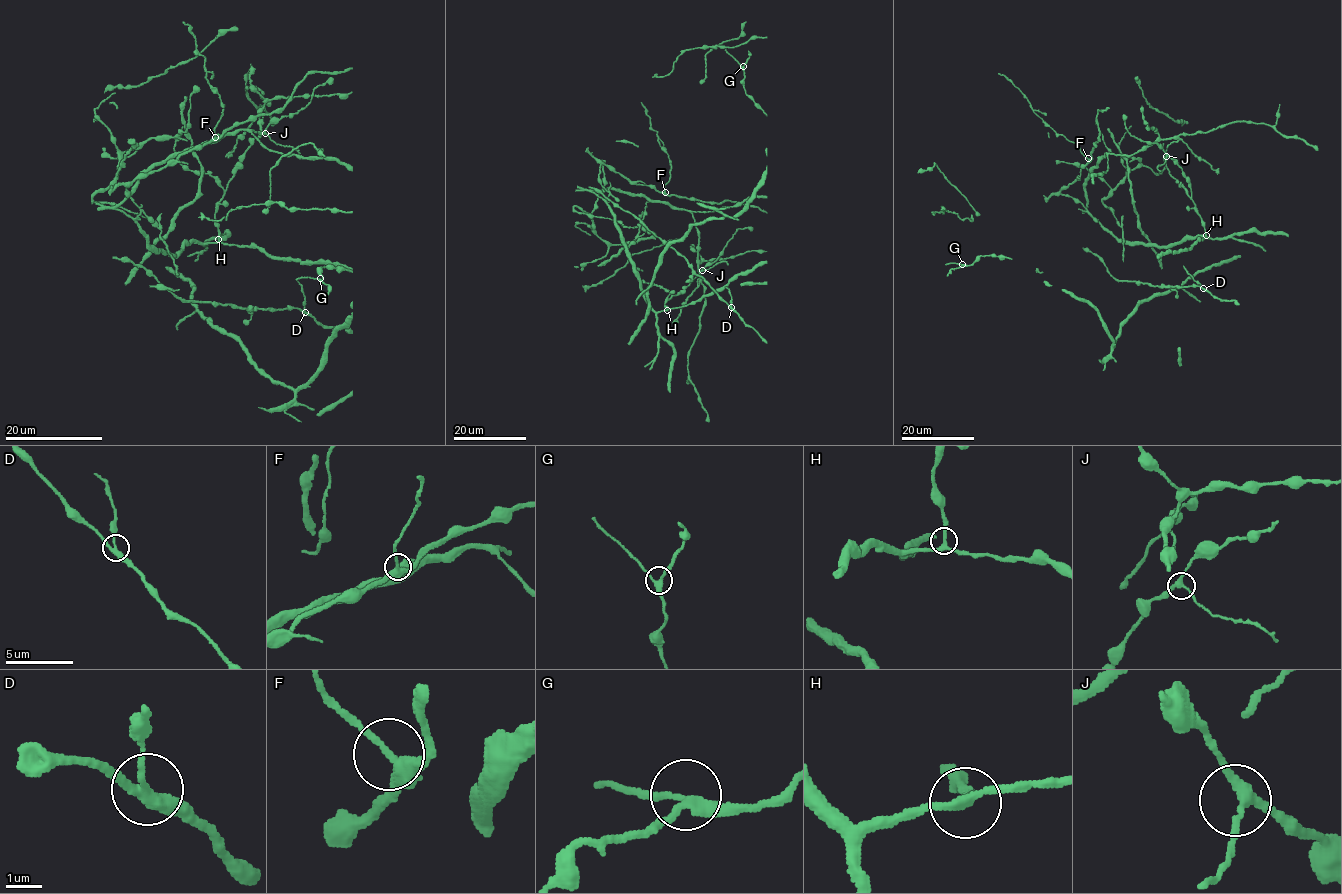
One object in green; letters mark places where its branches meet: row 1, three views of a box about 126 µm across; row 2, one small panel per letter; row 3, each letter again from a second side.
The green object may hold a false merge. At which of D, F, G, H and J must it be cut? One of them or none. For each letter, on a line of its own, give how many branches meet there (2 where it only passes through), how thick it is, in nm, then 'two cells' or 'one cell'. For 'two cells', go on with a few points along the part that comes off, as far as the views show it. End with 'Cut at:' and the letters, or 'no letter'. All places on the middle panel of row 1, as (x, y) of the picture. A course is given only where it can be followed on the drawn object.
D: branches 3; calibre 280 nm; two cells; course (732, 307), (731, 294), (725, 287)
F: branches 3; calibre 320 nm; one cell
G: branches 3; calibre 280 nm; one cell
H: branches 3; calibre 240 nm; one cell
J: branches 3; calibre 260 nm; one cell
Cut at: D

